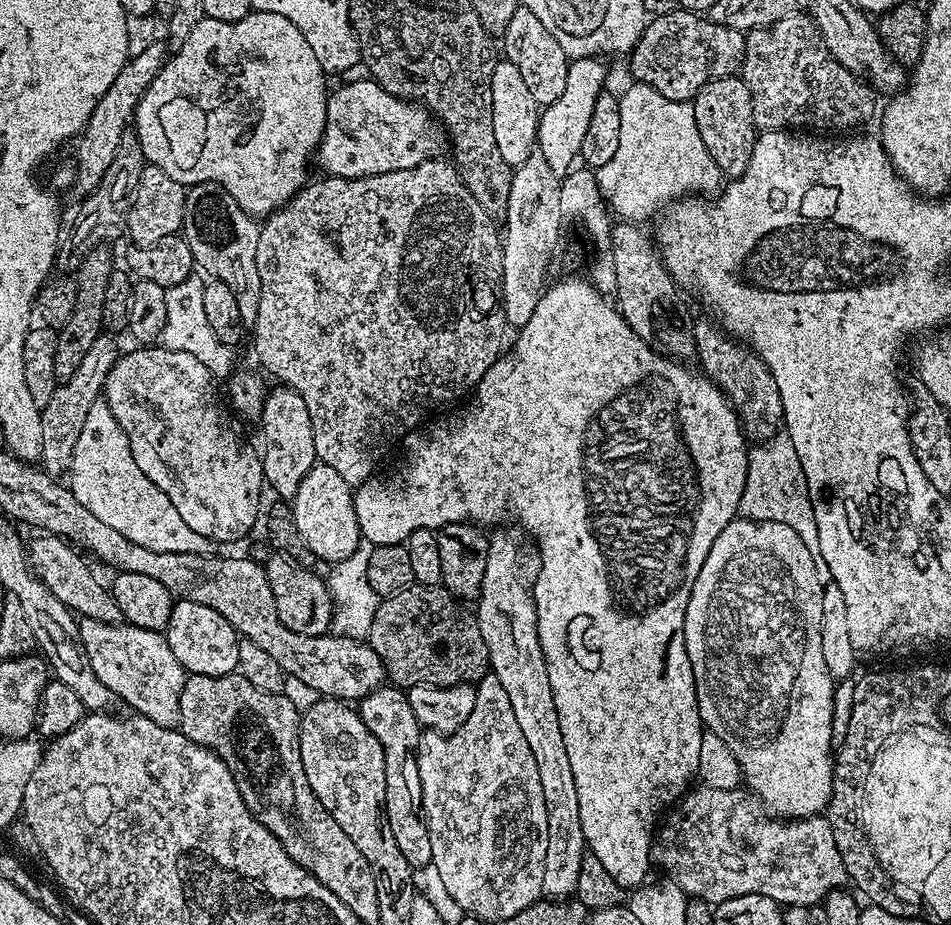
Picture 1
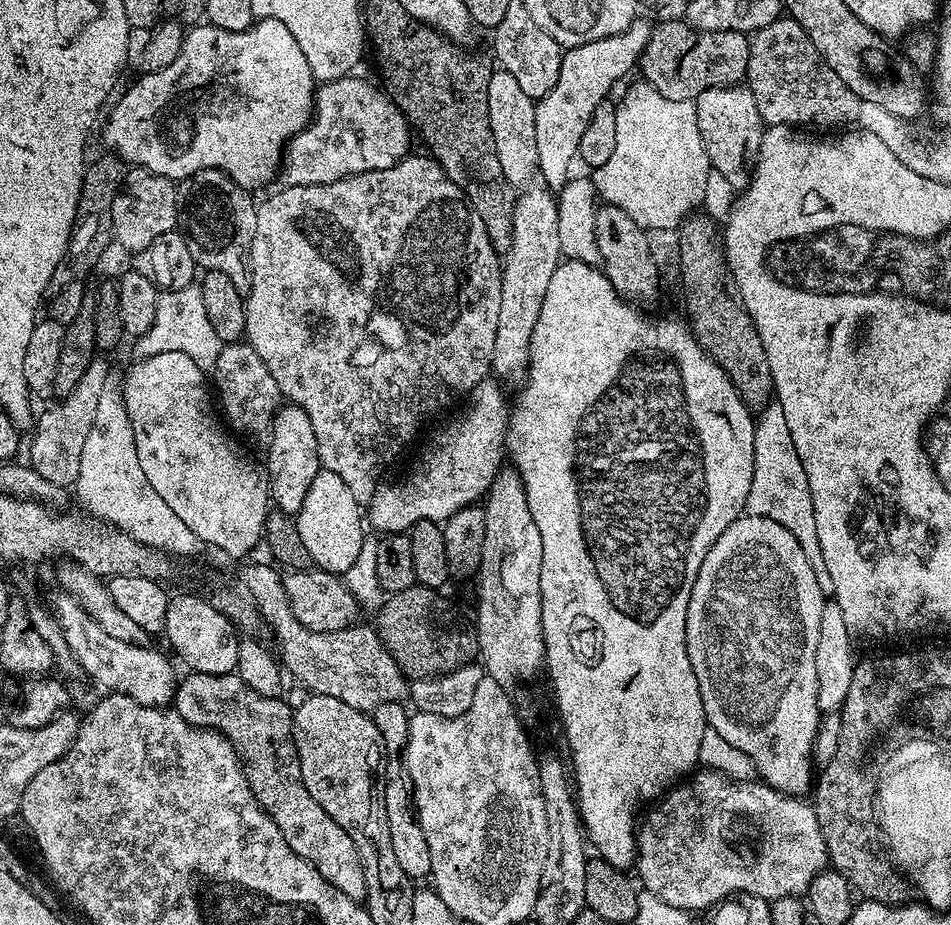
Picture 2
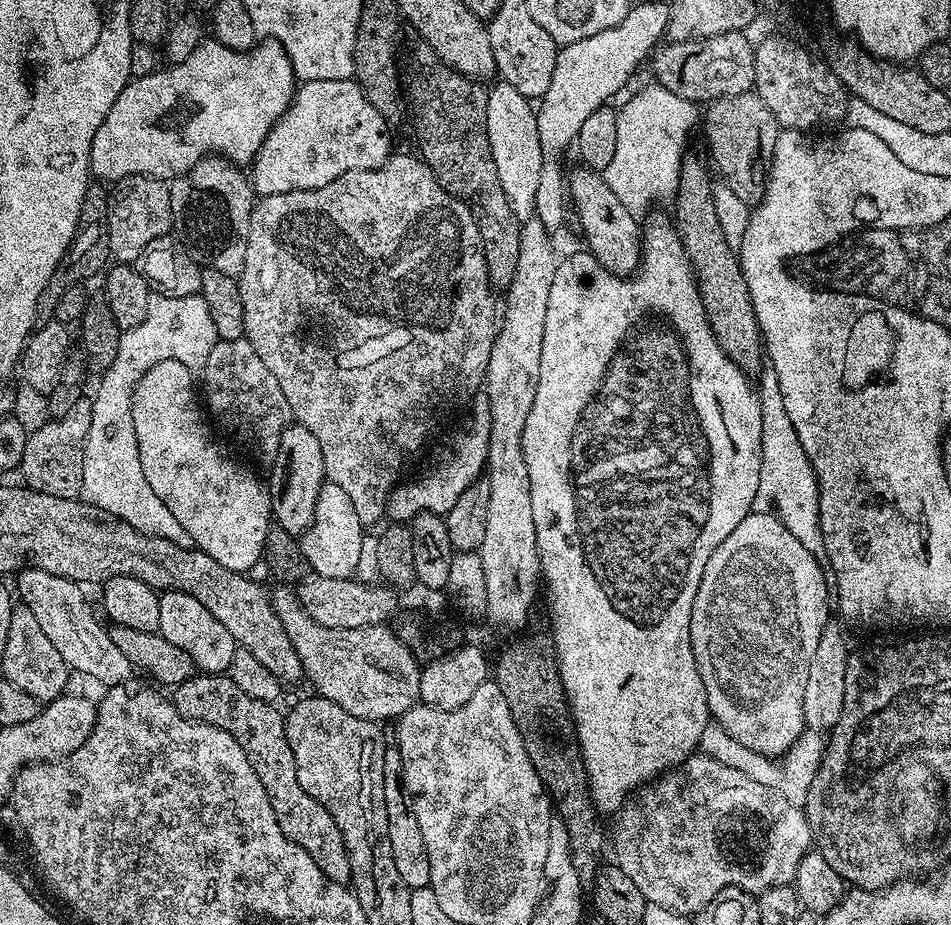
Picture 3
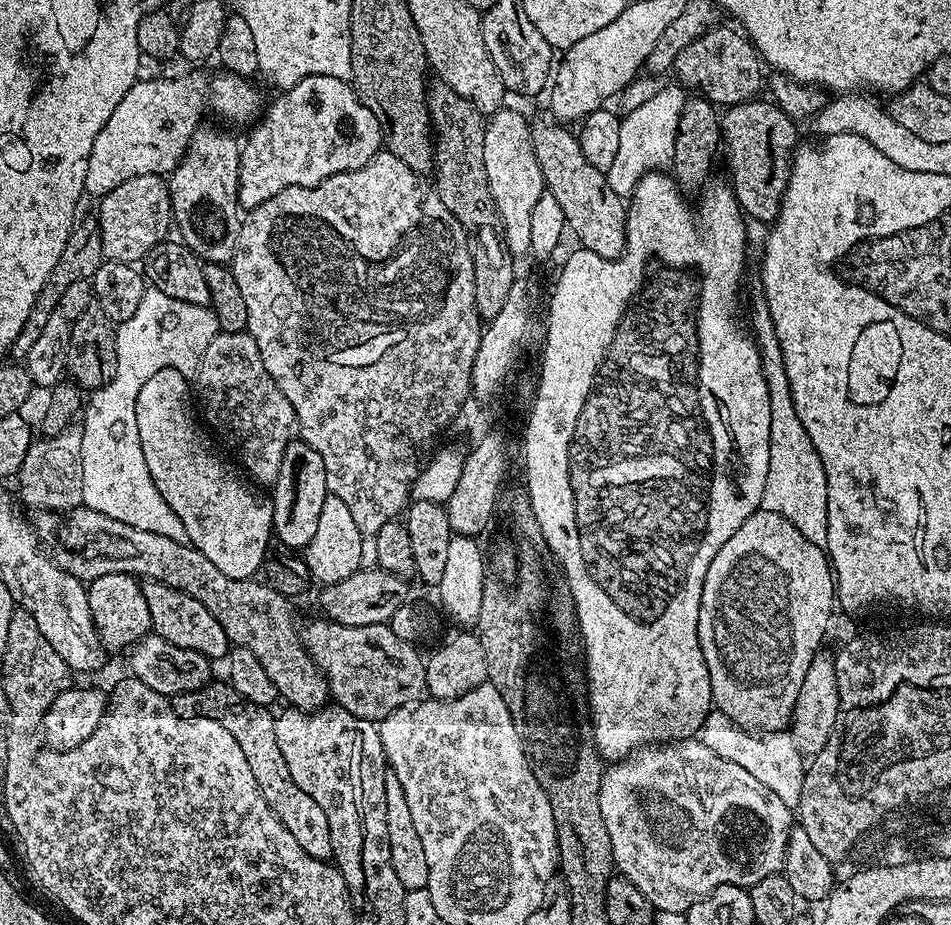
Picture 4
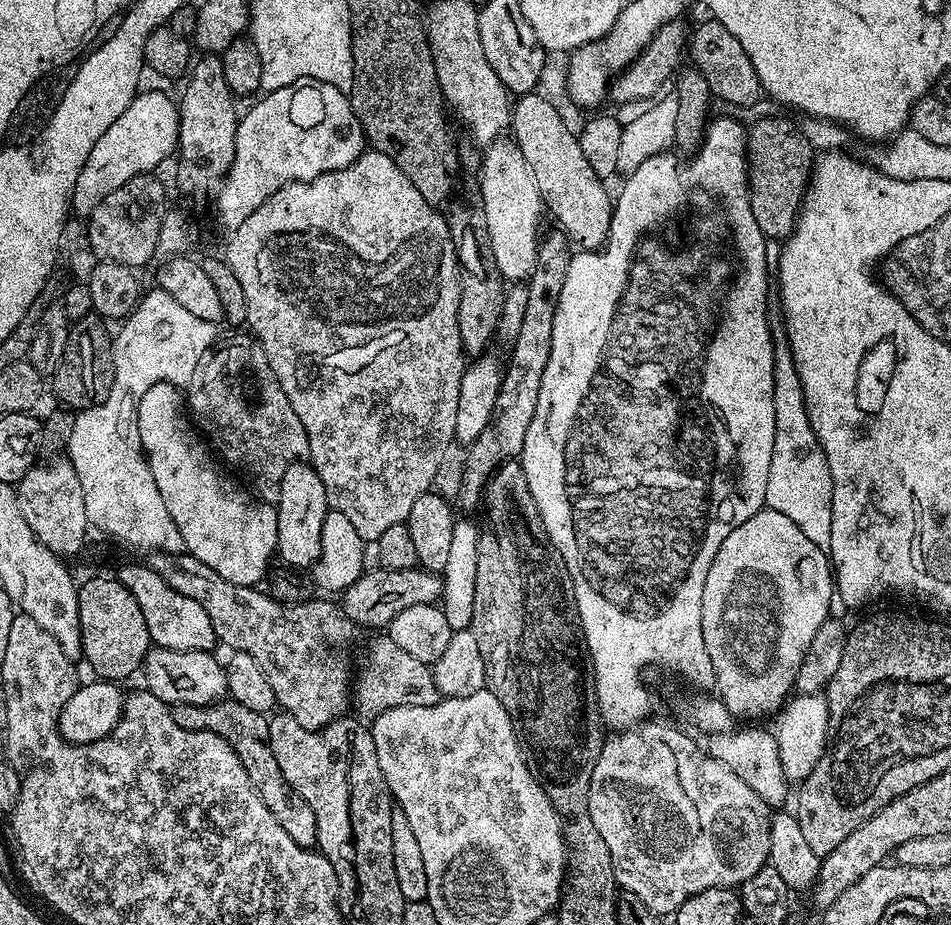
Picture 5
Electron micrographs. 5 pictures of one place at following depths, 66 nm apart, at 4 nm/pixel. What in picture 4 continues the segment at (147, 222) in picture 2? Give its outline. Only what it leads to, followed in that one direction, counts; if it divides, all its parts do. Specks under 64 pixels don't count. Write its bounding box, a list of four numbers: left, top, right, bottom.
[98,174,174,265]

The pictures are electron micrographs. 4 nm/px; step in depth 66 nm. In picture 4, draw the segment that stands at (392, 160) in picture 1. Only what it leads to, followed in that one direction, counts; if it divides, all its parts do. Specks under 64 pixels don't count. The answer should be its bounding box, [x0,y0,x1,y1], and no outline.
[240,76,382,210]

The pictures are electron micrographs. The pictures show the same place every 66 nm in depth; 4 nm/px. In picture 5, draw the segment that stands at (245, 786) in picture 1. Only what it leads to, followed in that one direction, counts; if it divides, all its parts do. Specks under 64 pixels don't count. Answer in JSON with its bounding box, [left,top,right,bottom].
[171,698,318,848]

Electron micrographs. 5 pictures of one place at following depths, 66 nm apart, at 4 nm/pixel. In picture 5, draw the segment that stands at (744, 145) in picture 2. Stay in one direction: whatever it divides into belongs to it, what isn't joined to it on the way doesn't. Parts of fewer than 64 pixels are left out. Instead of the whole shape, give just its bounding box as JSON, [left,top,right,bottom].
[746,116,814,241]

